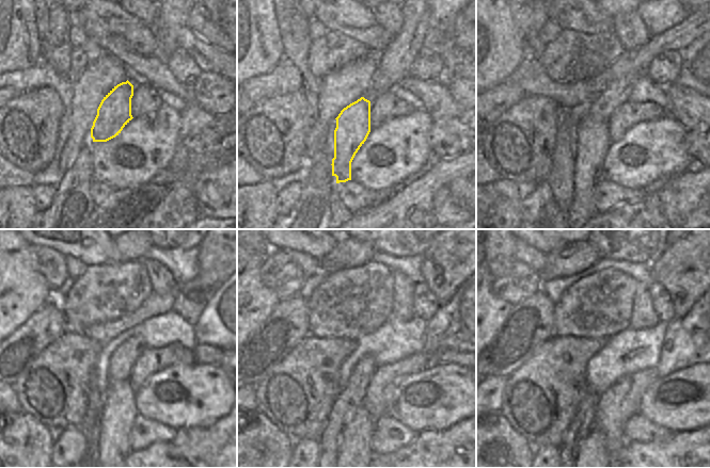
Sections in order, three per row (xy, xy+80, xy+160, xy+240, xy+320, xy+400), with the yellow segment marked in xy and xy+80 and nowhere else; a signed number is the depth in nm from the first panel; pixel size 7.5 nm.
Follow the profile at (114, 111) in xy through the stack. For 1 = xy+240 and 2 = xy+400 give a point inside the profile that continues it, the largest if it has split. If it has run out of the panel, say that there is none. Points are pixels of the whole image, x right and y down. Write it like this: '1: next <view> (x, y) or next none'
1: next xy+240 (120, 410)
2: next xy+400 (595, 445)

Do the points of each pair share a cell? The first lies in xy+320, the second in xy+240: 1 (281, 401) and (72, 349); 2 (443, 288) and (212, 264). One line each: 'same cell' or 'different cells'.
1: same cell
2: same cell

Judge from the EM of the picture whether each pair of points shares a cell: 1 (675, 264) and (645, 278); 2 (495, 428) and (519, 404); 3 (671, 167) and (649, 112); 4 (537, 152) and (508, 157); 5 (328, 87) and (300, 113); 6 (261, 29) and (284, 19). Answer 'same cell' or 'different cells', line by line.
1: different cells
2: different cells
3: different cells
4: same cell
5: different cells
6: different cells

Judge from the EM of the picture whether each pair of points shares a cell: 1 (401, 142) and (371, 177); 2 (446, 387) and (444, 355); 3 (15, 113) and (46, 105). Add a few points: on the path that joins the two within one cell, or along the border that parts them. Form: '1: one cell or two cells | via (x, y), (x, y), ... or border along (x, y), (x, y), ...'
1: one cell | via (397, 152), (396, 161), (391, 166), (381, 167)
2: two cells | border along (432, 365), (458, 364), (464, 367)
3: one cell | via (22, 113), (36, 113), (38, 111)

